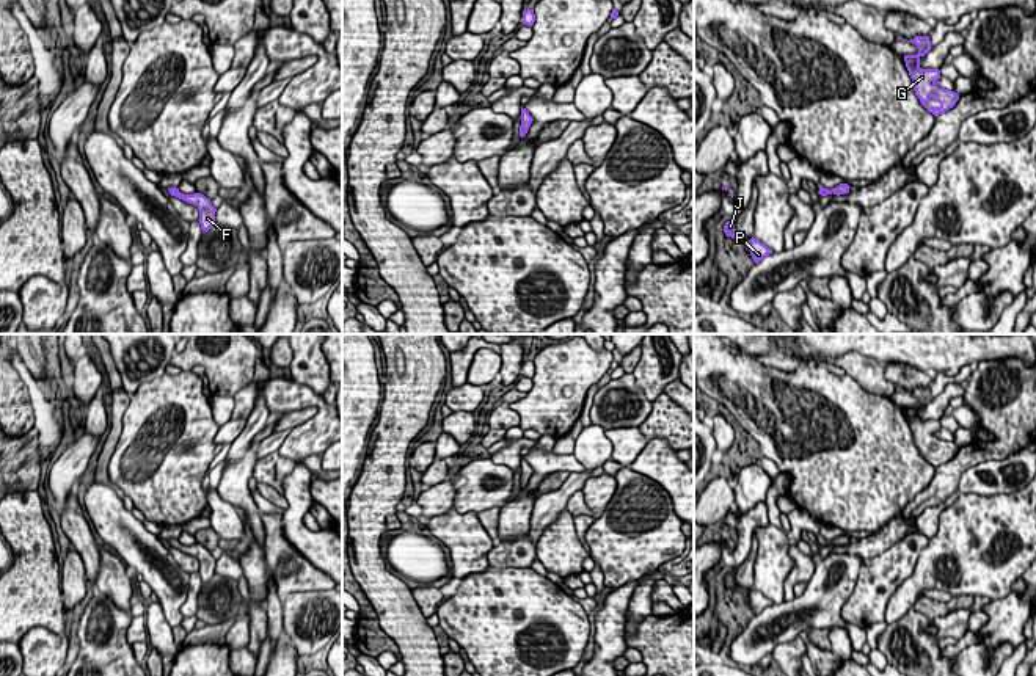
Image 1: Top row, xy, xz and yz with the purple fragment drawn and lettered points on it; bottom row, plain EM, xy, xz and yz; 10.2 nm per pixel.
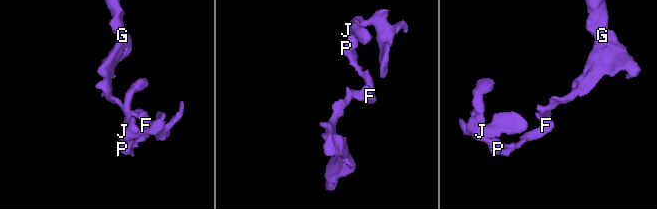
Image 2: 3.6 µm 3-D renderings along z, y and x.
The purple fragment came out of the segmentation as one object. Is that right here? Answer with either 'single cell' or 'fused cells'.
single cell

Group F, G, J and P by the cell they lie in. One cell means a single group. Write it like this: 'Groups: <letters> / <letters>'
Groups: F G J P

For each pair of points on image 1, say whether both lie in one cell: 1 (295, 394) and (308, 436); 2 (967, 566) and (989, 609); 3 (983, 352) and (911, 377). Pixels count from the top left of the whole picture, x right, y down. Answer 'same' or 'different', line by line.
1: same
2: different
3: different

